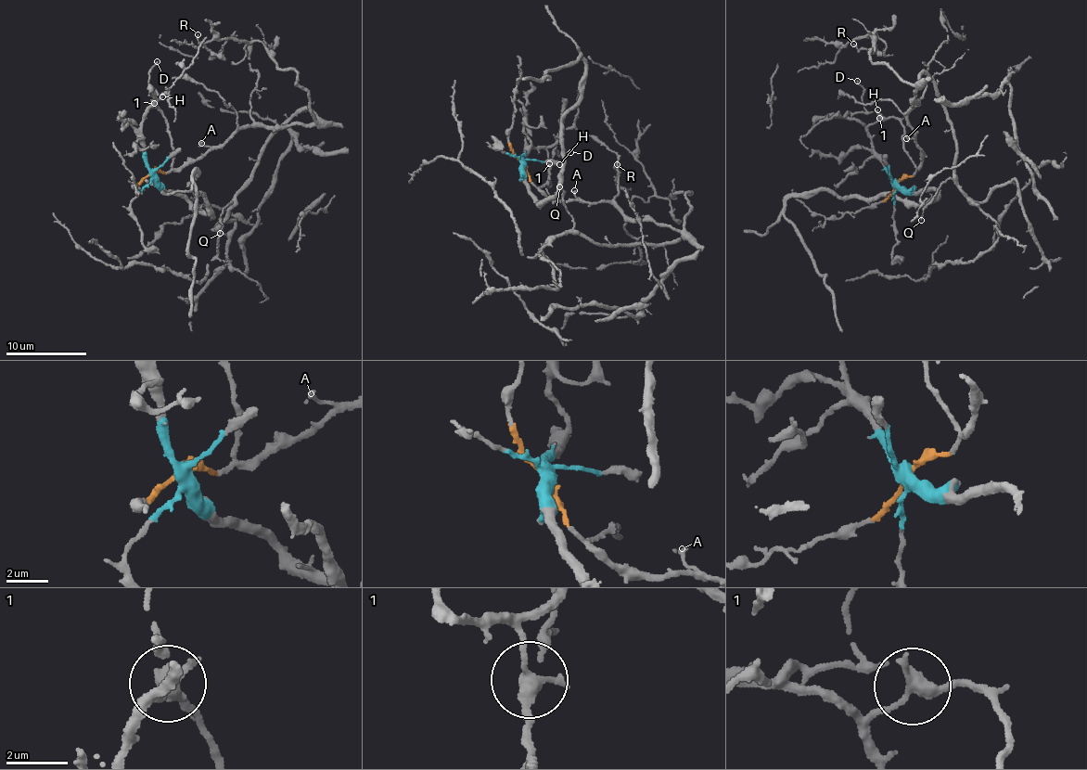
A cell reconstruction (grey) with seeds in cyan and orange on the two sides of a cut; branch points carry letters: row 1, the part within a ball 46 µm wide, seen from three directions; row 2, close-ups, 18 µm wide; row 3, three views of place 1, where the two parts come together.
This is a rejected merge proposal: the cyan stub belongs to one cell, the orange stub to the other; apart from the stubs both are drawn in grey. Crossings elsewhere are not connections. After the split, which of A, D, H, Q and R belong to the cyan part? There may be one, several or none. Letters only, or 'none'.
H

